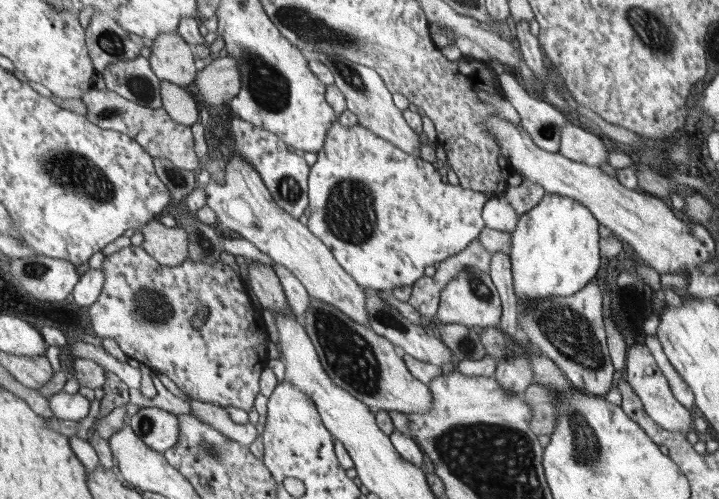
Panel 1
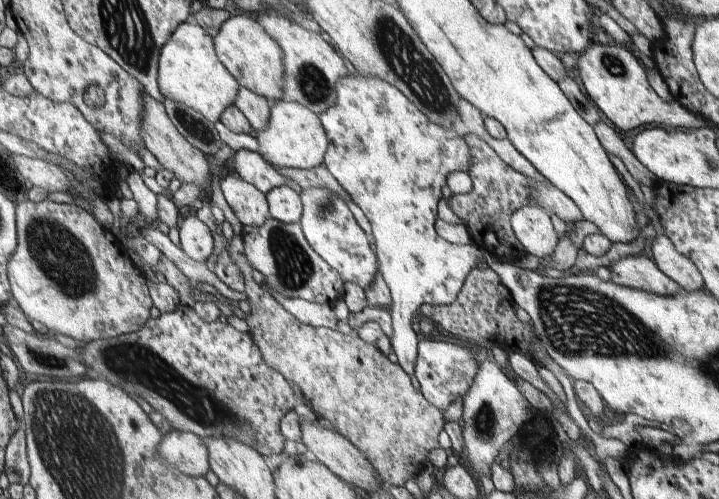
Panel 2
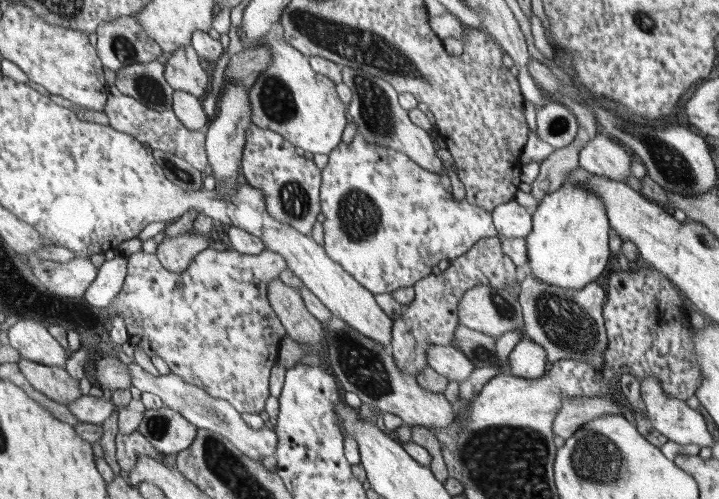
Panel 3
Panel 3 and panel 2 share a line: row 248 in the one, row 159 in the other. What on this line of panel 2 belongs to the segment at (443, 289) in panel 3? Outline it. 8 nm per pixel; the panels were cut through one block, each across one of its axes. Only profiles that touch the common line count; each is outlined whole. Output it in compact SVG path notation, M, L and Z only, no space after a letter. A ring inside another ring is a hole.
M468 133L464 136L464 140L471 152L471 164L467 173L471 178L473 189L466 194L453 194L450 199L444 201L447 202L449 209L462 220L474 244L502 262L512 264L520 261L528 256L528 252L513 231L512 216L530 202L529 178L502 161L496 150L486 140L480 138L480 135Z

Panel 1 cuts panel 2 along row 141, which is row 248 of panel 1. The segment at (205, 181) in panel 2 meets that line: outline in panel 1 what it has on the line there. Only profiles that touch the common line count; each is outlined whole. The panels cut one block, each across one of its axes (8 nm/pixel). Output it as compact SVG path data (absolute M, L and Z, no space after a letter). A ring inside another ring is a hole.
M154 218L140 228L144 235L142 248L160 265L179 266L188 258L188 234L184 228L166 227L160 218Z

